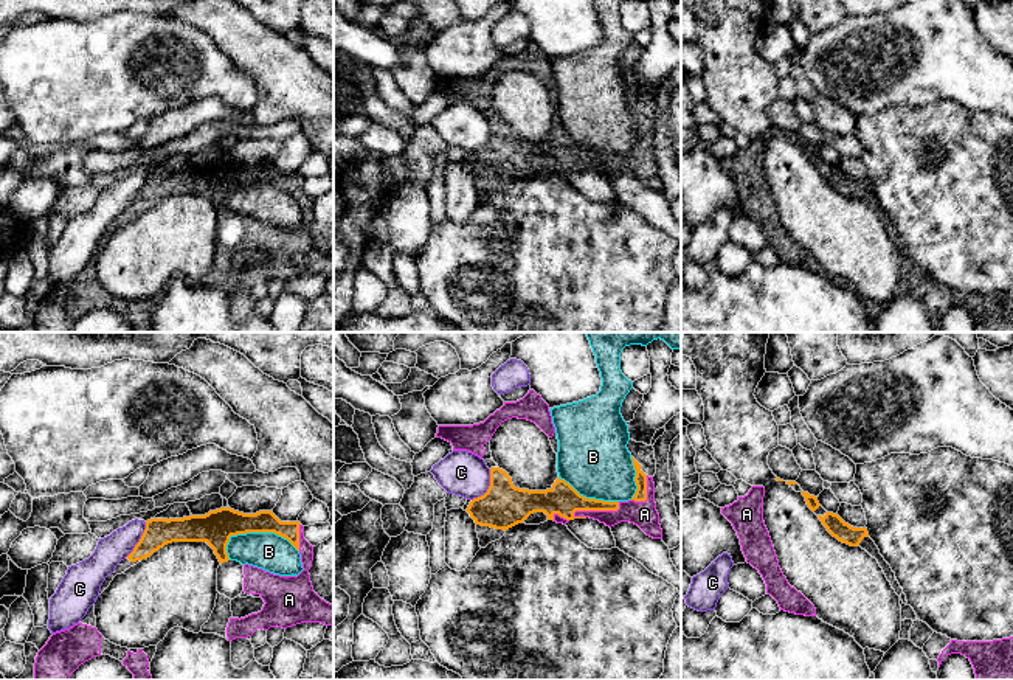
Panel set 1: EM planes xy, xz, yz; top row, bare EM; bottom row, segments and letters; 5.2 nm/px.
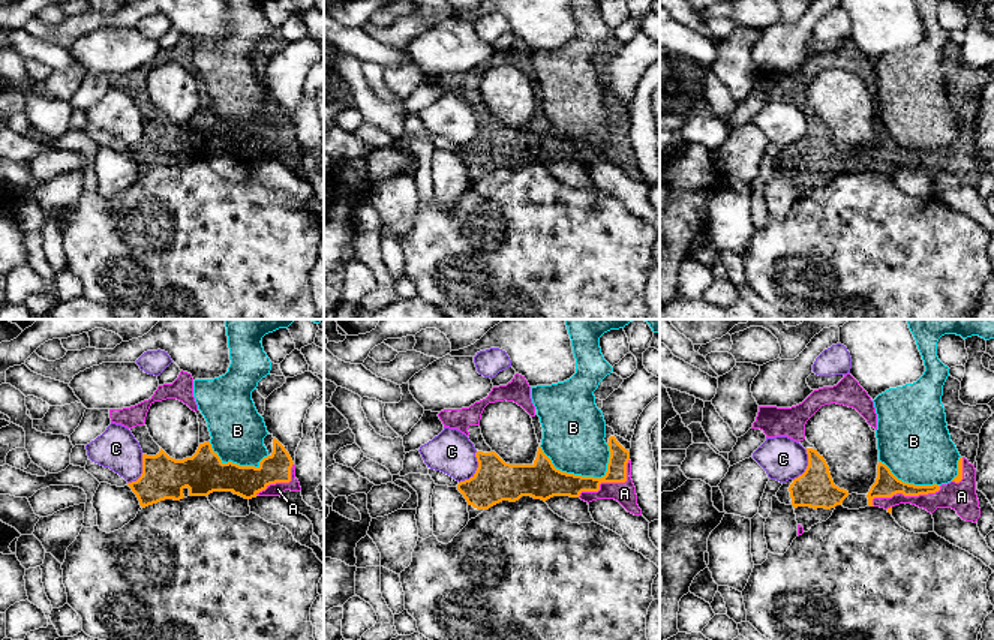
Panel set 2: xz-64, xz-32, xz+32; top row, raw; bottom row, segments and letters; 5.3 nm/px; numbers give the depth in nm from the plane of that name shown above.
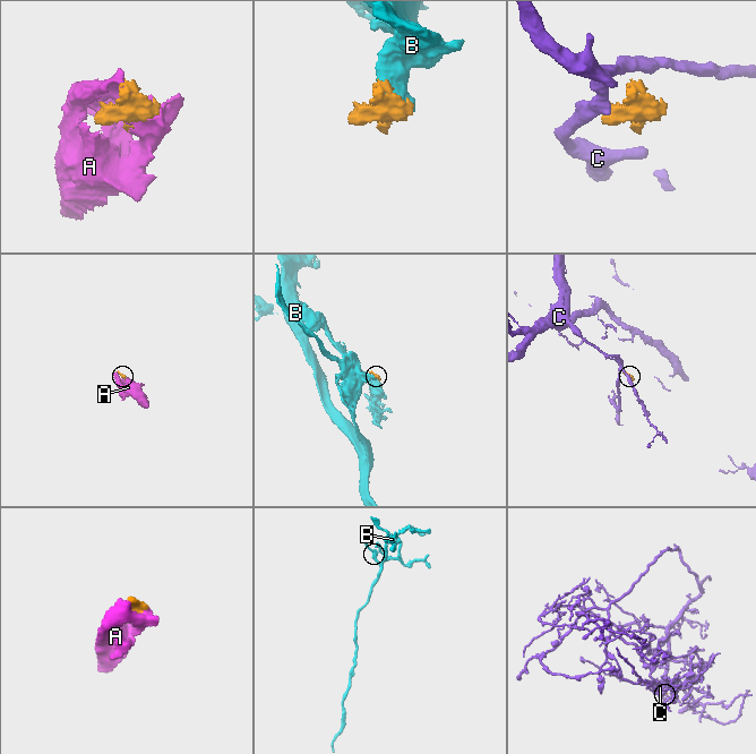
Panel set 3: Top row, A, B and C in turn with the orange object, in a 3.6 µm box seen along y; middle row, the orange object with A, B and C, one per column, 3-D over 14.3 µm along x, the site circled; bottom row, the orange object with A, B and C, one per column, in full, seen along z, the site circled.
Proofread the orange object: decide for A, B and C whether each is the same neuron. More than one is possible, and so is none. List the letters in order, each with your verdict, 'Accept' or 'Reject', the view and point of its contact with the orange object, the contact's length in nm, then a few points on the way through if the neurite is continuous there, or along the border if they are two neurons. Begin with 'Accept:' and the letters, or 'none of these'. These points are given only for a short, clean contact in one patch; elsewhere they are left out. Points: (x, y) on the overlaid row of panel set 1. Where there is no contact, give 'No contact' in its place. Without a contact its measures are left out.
Accept: A
A: Accept. Touches orange at xz (598, 510). Shared border 260 nm
B: Reject. Touches orange at xy (261, 531). Shared border 380 nm
C: Reject. Touches orange at xz (489, 488). Shared border 190 nm. Boundary: xz (490, 469), (489, 488), (472, 500)

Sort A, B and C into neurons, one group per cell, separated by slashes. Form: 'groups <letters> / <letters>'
groups A / B / C

